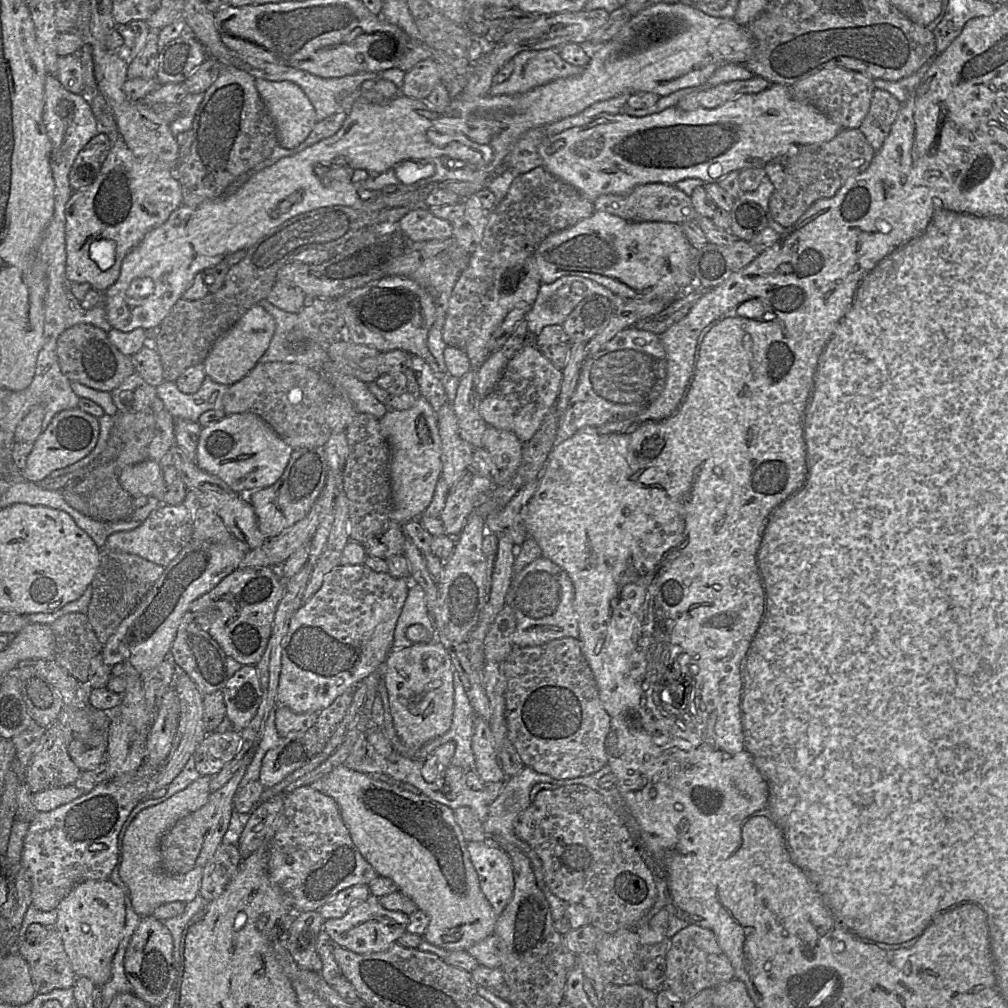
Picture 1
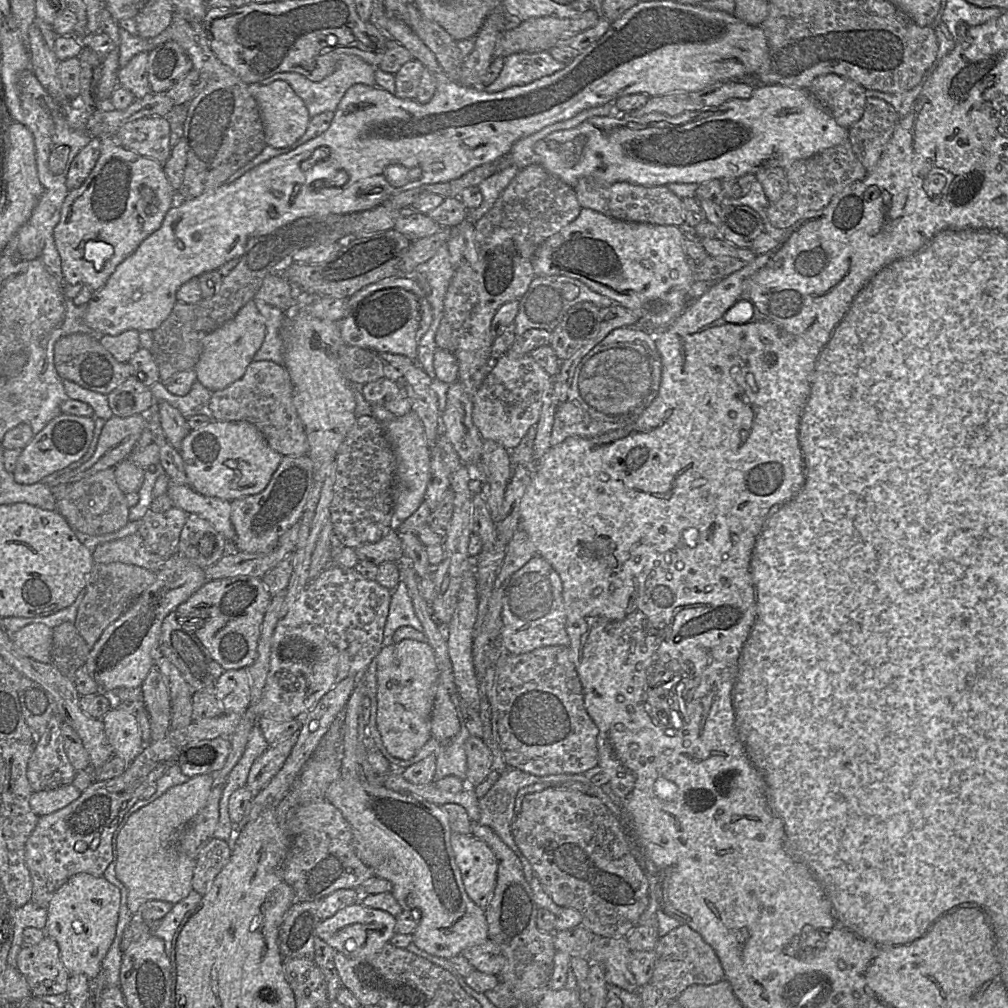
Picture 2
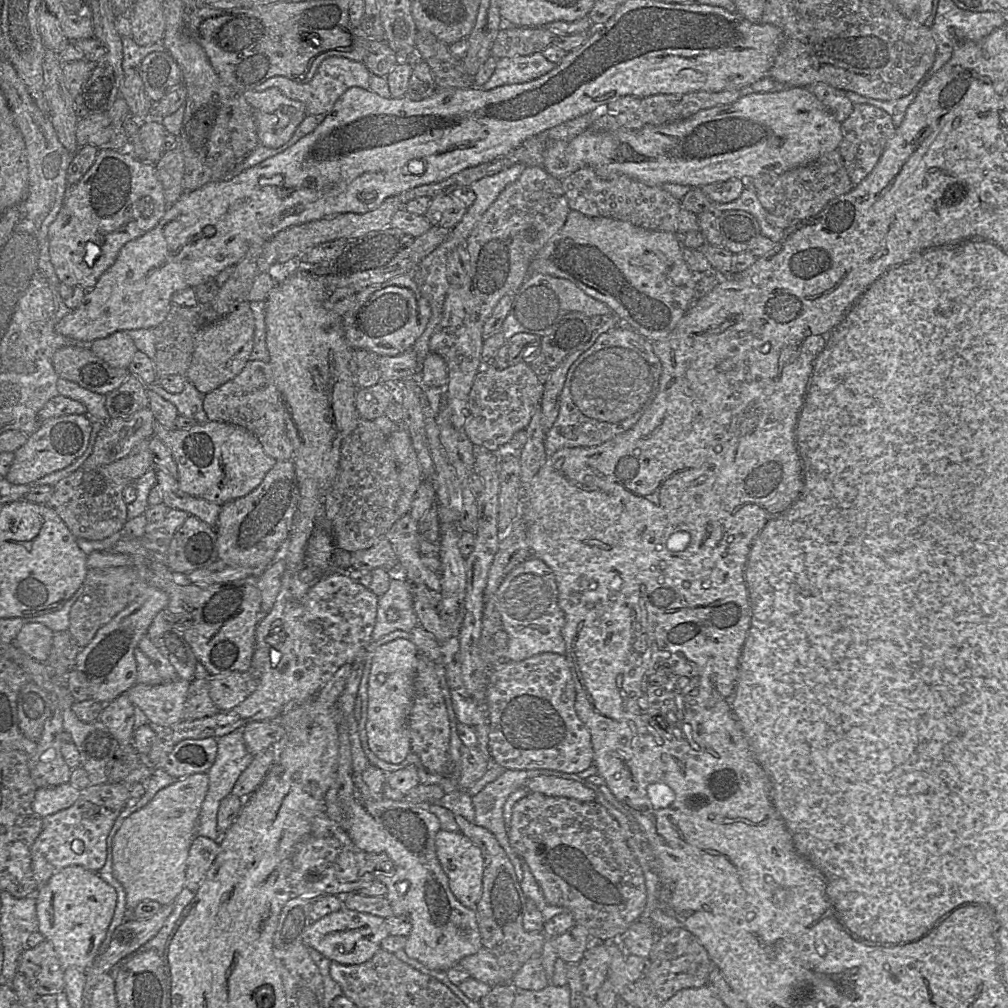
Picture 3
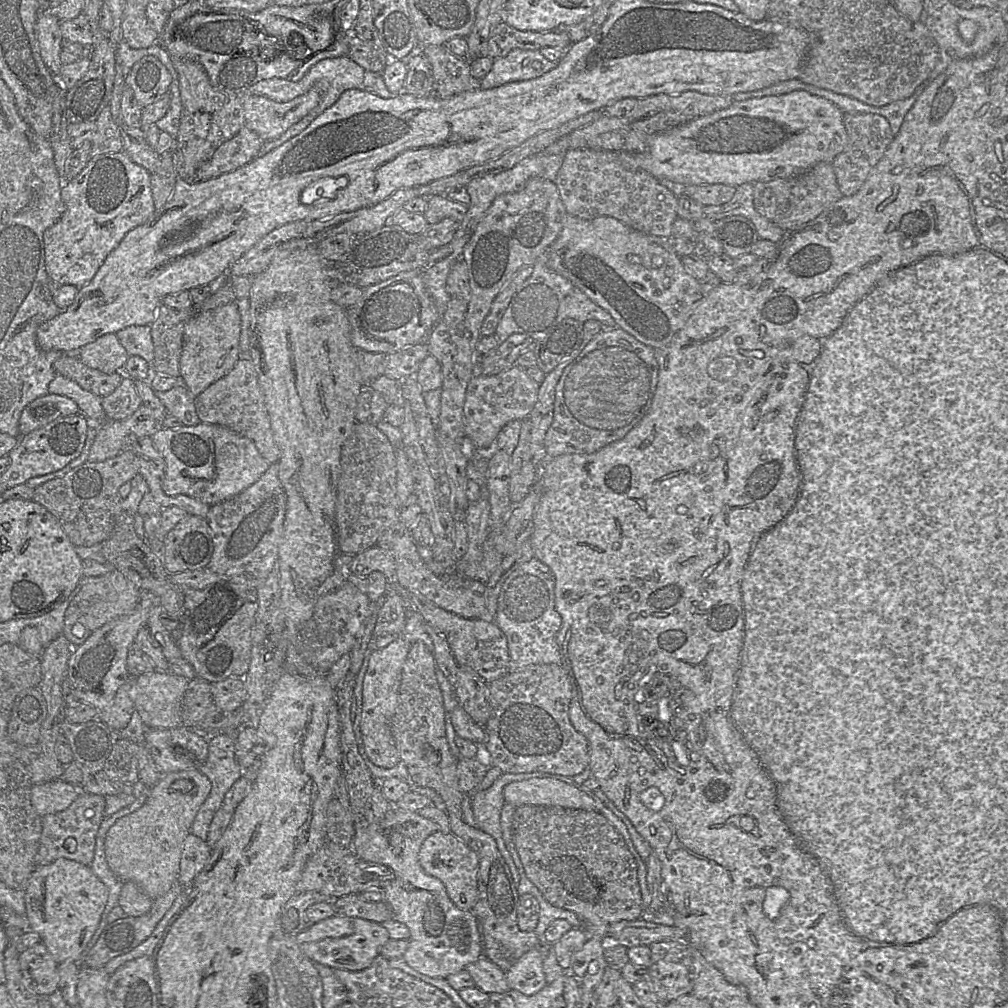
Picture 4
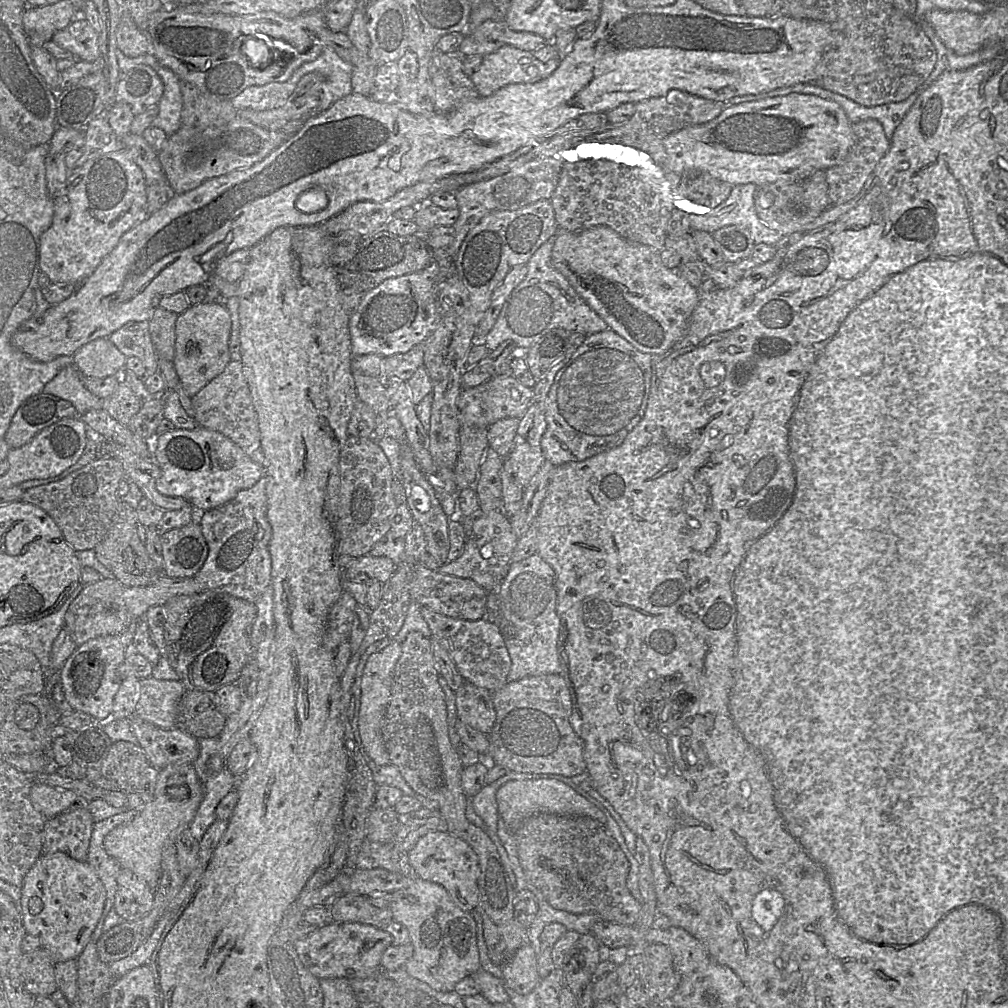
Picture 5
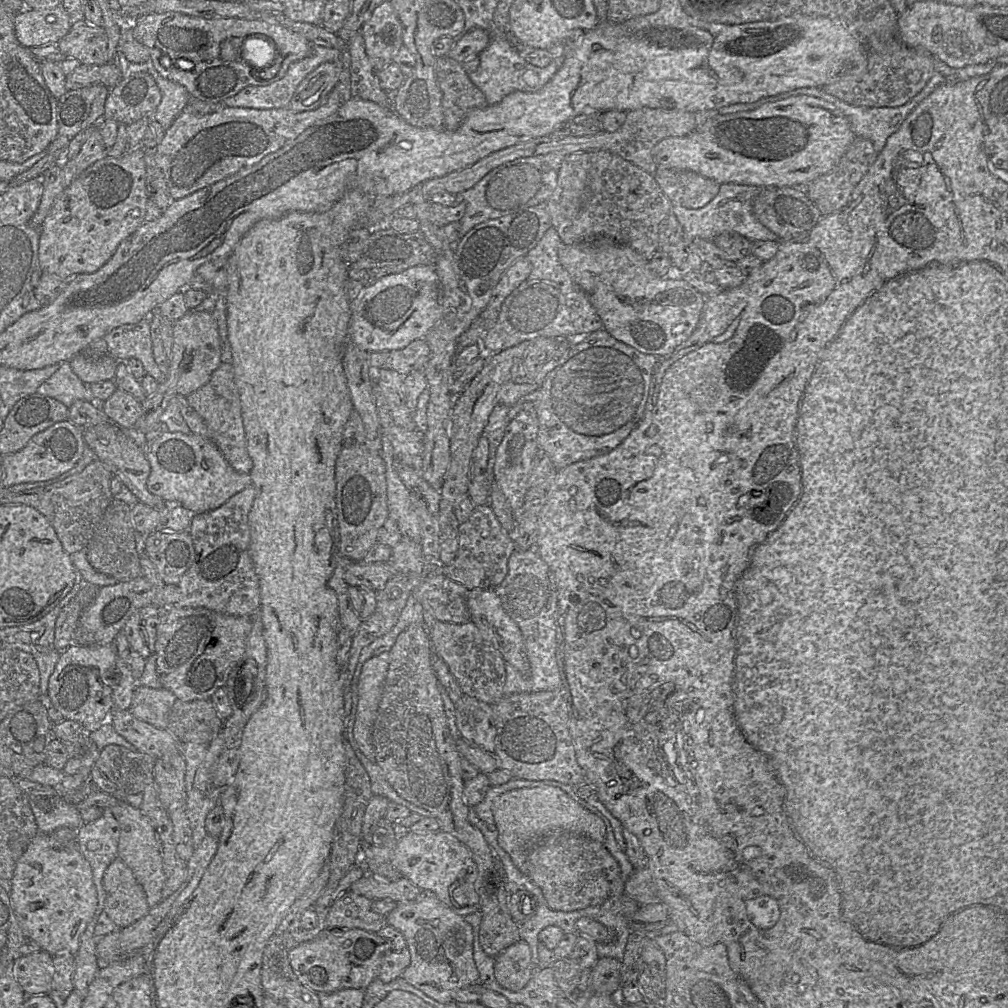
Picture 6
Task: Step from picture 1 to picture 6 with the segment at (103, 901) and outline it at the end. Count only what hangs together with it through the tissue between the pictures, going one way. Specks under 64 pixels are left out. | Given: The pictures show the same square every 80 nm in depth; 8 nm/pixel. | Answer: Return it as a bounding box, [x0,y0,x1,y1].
[9,833,98,956]

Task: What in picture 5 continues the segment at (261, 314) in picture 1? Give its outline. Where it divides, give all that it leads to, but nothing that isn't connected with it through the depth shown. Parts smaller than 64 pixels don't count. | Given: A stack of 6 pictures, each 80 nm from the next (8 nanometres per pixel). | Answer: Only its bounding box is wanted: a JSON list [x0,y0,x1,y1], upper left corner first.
[173,302,231,395]

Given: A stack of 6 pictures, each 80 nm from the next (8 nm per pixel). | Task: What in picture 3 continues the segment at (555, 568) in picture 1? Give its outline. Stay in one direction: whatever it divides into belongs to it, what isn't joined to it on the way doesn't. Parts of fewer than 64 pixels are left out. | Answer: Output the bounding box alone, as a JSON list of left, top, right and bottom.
[496,557,565,662]

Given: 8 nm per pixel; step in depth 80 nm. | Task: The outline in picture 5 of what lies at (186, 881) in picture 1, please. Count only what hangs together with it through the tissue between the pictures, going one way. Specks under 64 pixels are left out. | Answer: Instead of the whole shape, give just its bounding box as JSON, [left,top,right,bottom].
[104,764,203,890]

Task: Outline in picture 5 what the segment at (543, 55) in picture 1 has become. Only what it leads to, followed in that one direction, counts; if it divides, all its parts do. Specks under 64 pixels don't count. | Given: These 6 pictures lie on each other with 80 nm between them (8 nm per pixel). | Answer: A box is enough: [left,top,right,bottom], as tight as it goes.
[470,45,560,97]

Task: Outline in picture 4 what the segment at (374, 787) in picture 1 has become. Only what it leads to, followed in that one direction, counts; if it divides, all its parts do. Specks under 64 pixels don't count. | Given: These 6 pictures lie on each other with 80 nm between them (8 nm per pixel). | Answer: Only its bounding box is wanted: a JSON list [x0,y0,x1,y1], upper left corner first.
[353,804,483,979]

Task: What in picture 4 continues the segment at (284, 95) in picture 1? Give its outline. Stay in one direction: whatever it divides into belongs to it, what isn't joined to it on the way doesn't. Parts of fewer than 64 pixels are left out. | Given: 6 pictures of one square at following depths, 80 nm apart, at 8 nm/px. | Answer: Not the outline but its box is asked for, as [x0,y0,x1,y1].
[241,79,328,141]

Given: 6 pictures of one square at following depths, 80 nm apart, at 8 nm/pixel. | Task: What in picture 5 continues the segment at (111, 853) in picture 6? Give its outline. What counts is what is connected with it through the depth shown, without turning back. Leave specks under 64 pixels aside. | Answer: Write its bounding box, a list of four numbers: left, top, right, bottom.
[86,809,138,941]

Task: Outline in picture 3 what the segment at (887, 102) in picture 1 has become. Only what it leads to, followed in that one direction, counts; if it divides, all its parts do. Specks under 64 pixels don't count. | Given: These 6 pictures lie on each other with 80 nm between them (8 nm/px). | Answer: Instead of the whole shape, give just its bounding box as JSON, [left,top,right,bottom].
[839,104,897,186]

